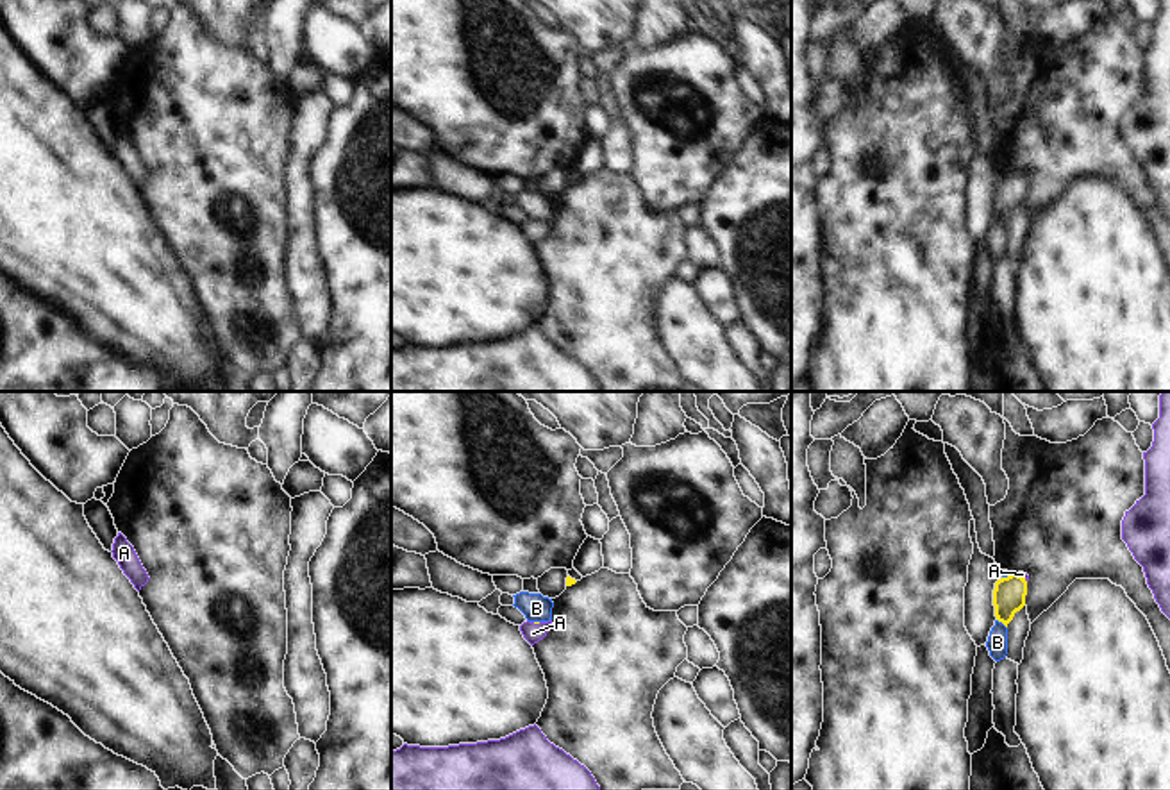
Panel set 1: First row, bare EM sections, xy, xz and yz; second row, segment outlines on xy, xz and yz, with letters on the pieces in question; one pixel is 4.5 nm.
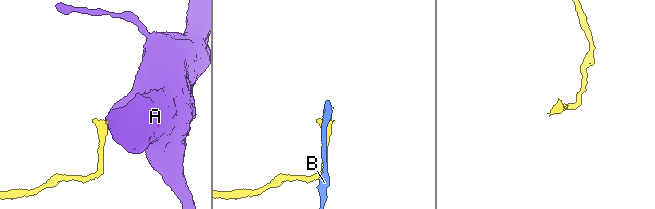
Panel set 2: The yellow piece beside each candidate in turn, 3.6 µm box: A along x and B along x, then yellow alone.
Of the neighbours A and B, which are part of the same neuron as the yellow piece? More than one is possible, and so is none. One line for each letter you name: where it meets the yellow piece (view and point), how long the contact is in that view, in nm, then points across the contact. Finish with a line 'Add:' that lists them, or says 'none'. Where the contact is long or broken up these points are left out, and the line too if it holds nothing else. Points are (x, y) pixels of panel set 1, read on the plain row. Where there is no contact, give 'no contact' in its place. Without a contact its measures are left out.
A: yz (1022, 177) | 60 nm | across yz (1010, 192), (1022, 177), (1022, 174)
Add: A

